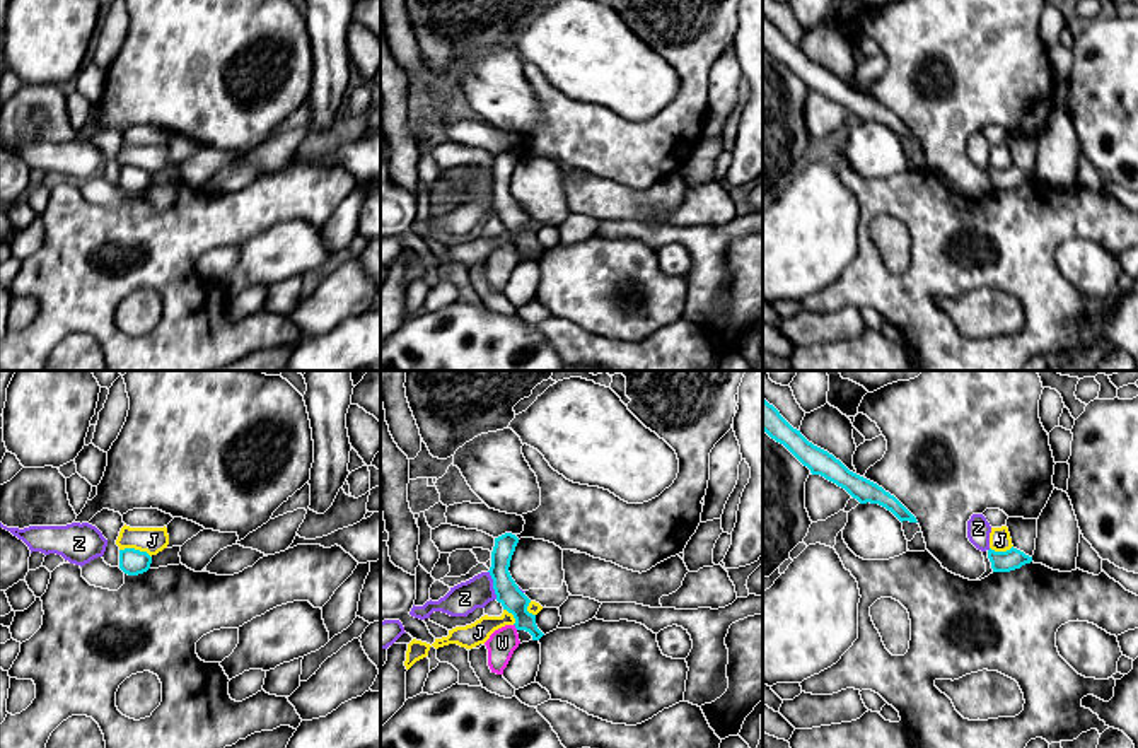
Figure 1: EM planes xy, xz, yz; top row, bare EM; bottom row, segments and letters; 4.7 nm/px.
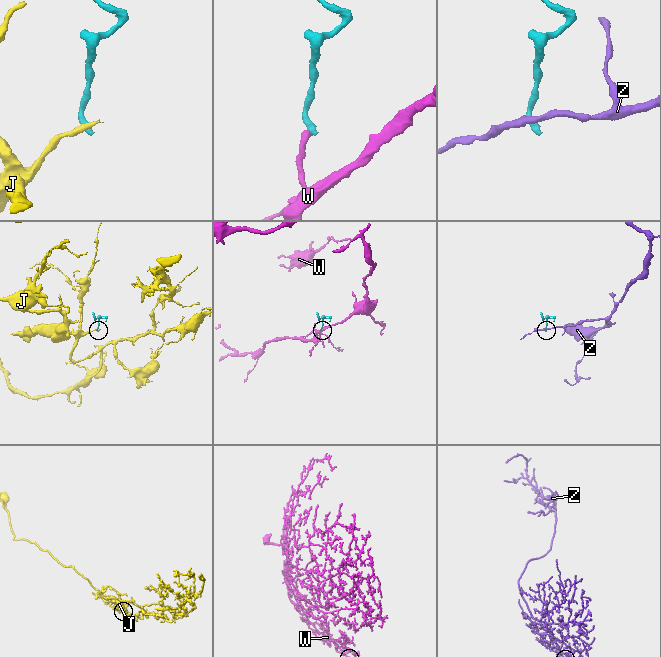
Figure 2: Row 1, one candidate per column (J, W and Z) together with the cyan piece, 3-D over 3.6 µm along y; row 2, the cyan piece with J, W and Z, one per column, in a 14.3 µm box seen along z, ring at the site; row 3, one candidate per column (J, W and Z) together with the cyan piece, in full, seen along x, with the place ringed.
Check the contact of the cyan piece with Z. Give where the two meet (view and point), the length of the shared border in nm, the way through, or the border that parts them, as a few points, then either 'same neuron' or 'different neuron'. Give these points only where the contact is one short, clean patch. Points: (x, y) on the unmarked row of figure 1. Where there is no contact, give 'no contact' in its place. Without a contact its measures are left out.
xz (493, 202) | 140 nm | along xz (488, 188), (497, 216) | different neuron

